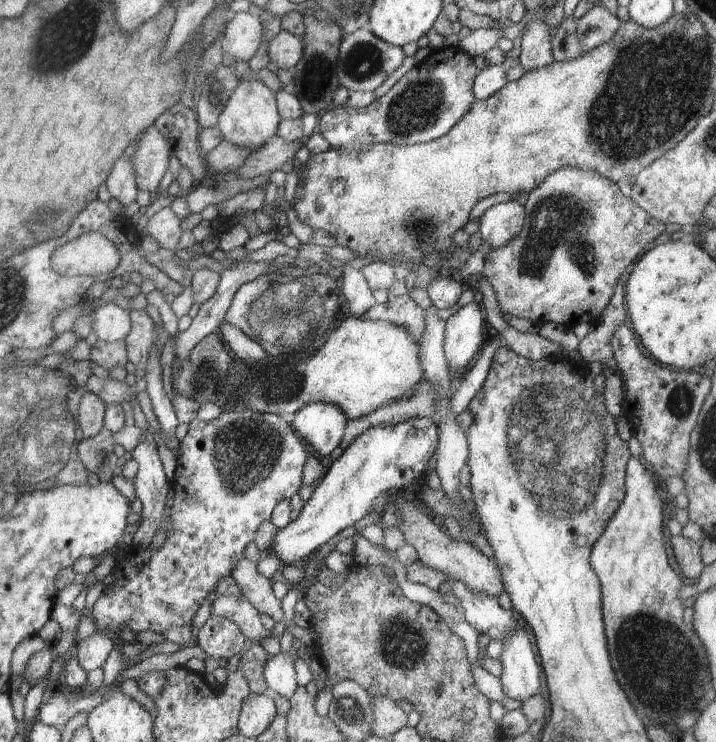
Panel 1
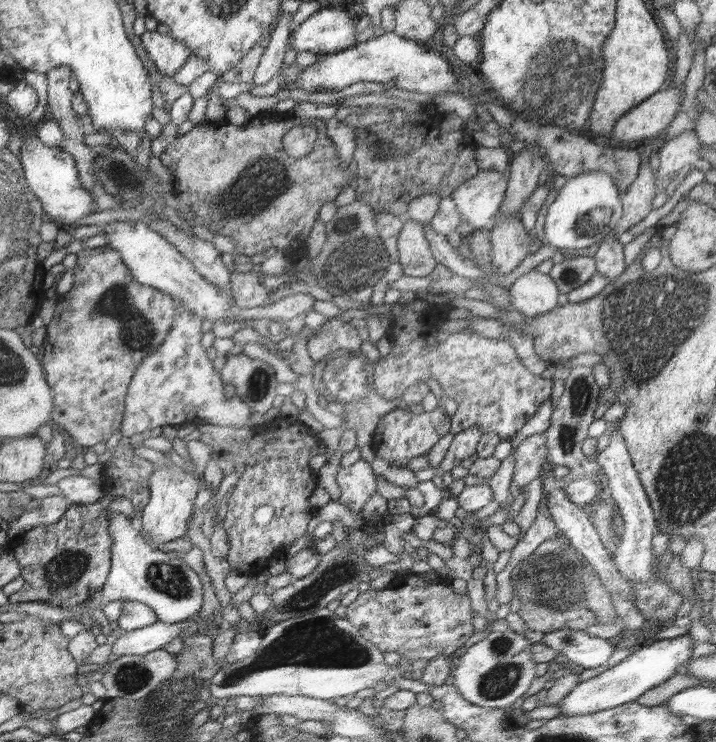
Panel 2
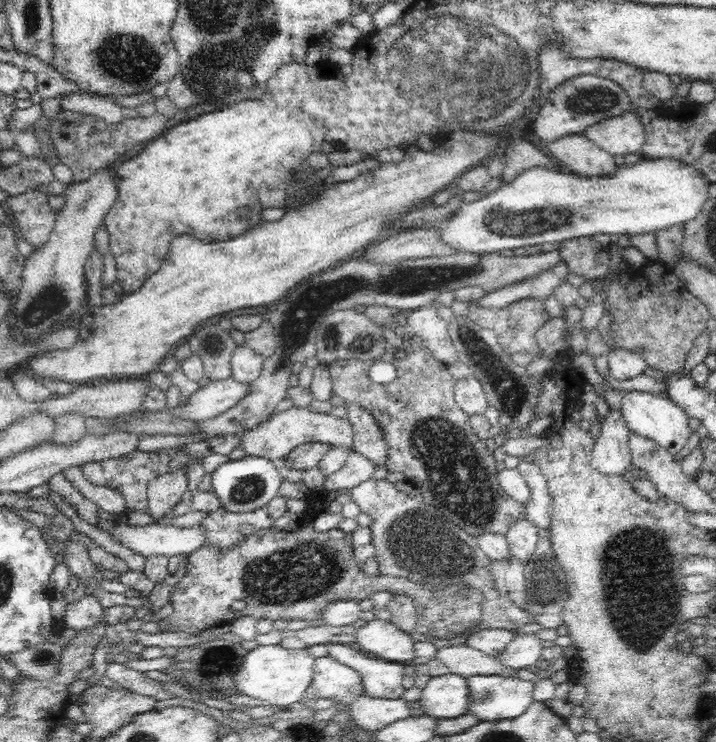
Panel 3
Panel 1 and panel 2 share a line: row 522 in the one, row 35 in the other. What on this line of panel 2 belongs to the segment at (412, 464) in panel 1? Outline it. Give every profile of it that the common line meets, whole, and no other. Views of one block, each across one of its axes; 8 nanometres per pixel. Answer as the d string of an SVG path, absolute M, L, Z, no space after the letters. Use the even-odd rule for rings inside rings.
M331 4L309 16L299 27L294 27L291 30L290 46L297 54L311 52L316 56L344 51L356 43L355 26L357 23L358 18L350 18L344 6Z

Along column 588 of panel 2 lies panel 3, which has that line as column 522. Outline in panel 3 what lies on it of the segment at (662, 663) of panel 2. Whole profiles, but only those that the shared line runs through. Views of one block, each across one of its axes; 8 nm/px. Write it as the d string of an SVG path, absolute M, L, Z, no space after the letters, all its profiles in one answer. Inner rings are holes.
M472 676L468 681L468 710L477 722L506 721L518 718L524 714L534 701L534 683L530 680L520 680L517 676L503 678L502 676Z

